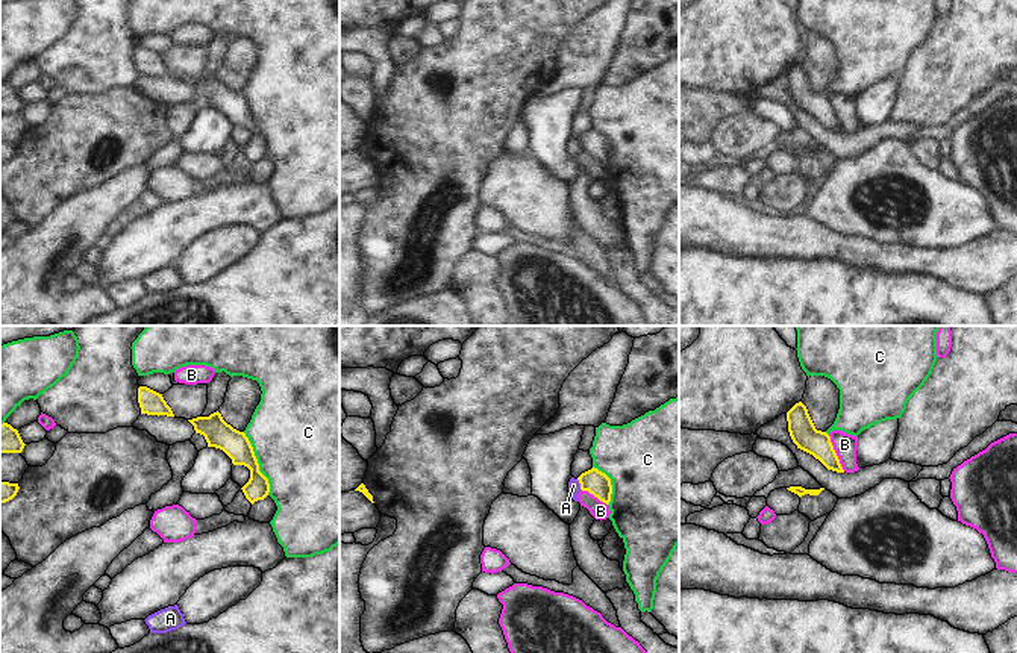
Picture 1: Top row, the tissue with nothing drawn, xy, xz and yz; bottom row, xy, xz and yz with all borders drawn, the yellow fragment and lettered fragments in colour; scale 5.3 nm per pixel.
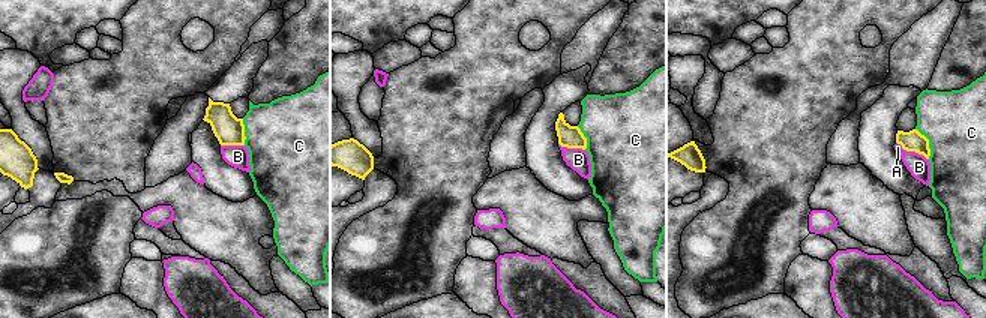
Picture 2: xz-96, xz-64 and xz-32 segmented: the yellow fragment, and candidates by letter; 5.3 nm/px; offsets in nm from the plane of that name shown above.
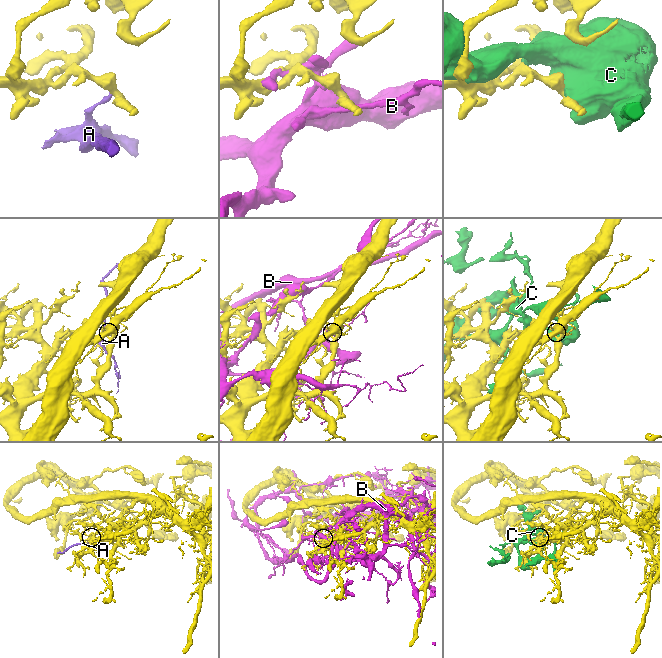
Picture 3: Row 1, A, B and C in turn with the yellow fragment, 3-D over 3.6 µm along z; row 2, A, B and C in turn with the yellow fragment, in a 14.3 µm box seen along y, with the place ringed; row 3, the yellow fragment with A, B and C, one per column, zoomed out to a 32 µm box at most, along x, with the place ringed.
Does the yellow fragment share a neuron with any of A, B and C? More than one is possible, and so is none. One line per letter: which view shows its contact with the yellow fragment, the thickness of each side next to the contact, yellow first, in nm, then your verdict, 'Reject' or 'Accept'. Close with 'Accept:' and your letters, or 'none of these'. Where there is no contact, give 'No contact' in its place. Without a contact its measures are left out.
A: Touches yellow in xz. Thickness 130 nm (yellow) against 60 nm. Reject
B: Touches yellow in yz. Thickness 140 nm (yellow) against 120 nm. Reject
C: Touches yellow in xy. Thickness 150 nm (yellow) against 500 nm. Reject
Accept: none of these.

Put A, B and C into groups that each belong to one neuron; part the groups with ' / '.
A / B / C

